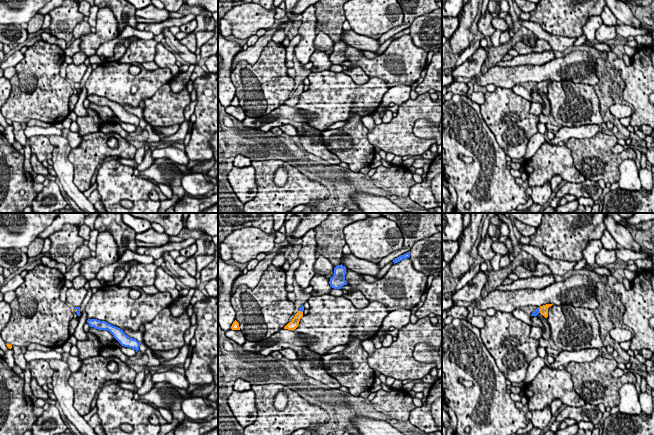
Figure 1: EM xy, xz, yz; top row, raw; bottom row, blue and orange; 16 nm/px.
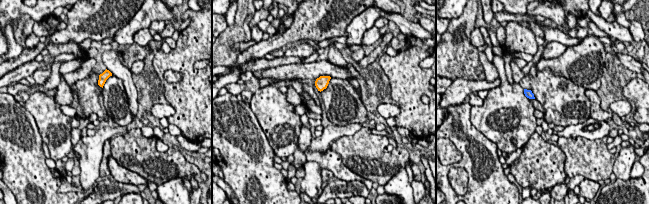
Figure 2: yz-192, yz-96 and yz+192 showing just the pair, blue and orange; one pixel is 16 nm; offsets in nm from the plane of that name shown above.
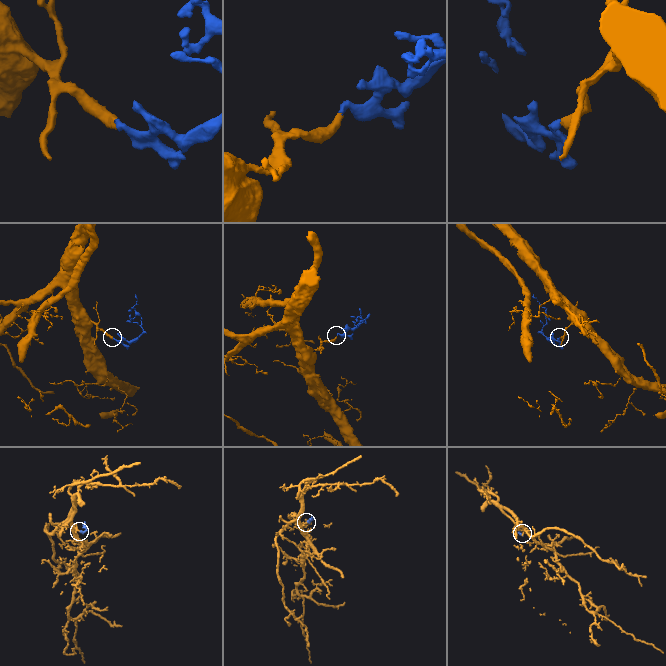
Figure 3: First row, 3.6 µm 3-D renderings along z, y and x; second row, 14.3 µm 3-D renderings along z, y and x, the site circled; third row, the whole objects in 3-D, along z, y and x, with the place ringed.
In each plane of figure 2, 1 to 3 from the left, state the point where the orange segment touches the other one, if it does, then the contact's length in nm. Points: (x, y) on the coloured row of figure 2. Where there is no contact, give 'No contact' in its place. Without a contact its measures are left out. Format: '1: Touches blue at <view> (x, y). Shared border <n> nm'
1: No contact
2: No contact
3: No contact

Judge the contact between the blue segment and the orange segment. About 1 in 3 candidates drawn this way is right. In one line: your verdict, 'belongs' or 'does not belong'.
belongs

